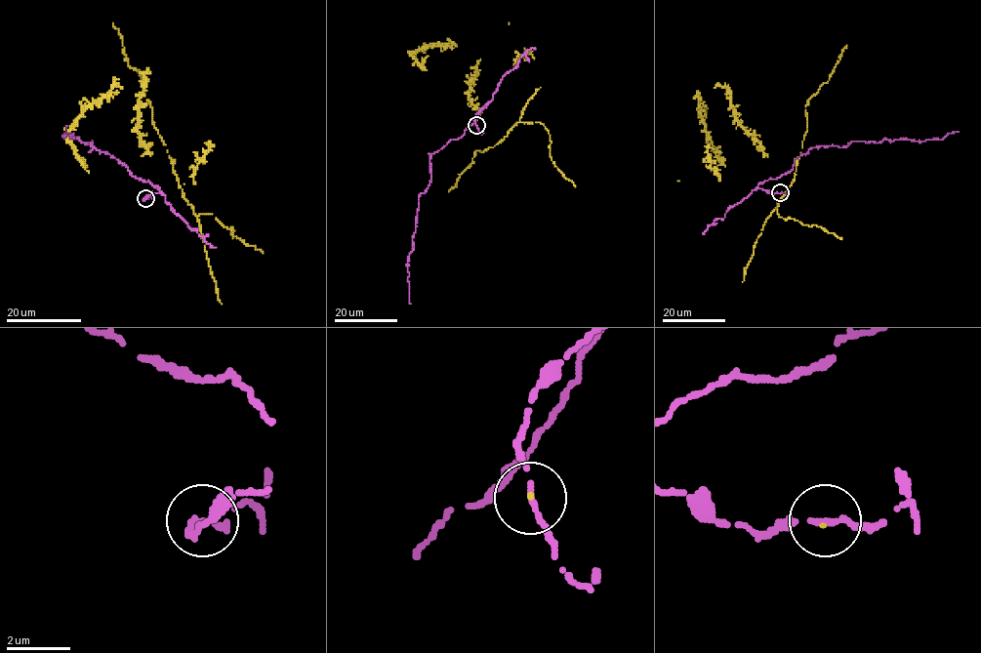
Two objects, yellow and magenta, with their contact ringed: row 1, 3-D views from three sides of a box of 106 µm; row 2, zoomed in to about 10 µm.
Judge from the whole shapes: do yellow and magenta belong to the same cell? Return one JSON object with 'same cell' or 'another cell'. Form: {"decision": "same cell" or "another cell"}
{"decision": "same cell"}

